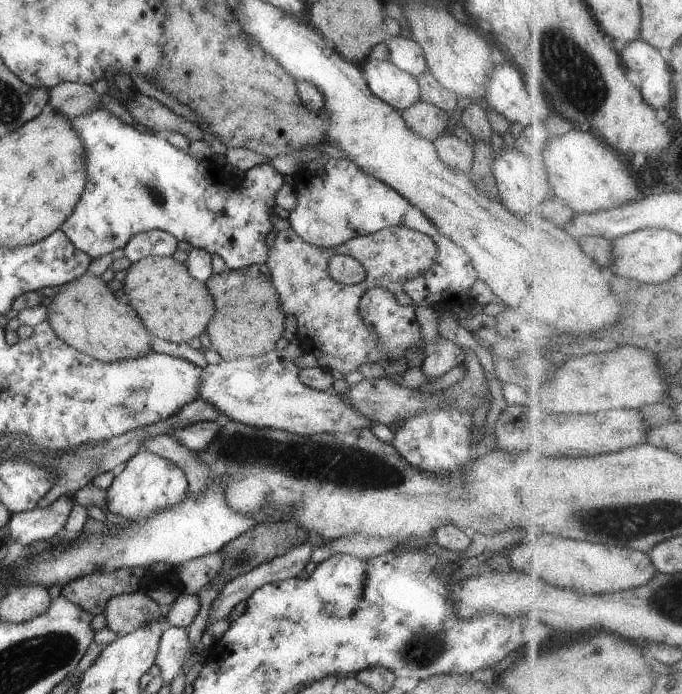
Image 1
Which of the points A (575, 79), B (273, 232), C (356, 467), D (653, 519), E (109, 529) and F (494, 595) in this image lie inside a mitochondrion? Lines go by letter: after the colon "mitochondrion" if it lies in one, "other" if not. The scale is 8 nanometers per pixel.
A: mitochondrion
B: other
C: mitochondrion
D: mitochondrion
E: other
F: other

